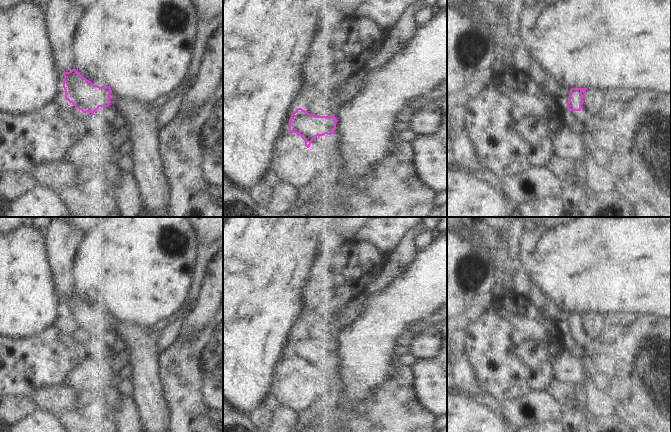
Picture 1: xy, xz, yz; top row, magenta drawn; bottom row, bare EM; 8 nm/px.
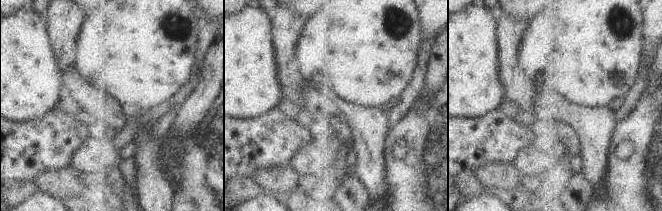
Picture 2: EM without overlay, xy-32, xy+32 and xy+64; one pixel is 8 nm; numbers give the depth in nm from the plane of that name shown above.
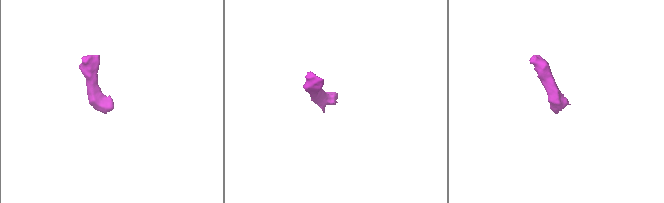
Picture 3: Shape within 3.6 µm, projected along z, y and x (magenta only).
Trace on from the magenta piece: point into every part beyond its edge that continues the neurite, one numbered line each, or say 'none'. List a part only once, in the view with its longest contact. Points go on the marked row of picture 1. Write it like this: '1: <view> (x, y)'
1: xy (146, 162)

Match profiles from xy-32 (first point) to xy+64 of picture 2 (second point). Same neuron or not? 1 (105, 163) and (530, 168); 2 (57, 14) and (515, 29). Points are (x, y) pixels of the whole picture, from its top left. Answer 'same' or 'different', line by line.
1: same
2: same

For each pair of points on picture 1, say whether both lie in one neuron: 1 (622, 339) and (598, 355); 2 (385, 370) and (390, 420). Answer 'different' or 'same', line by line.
1: different
2: different

